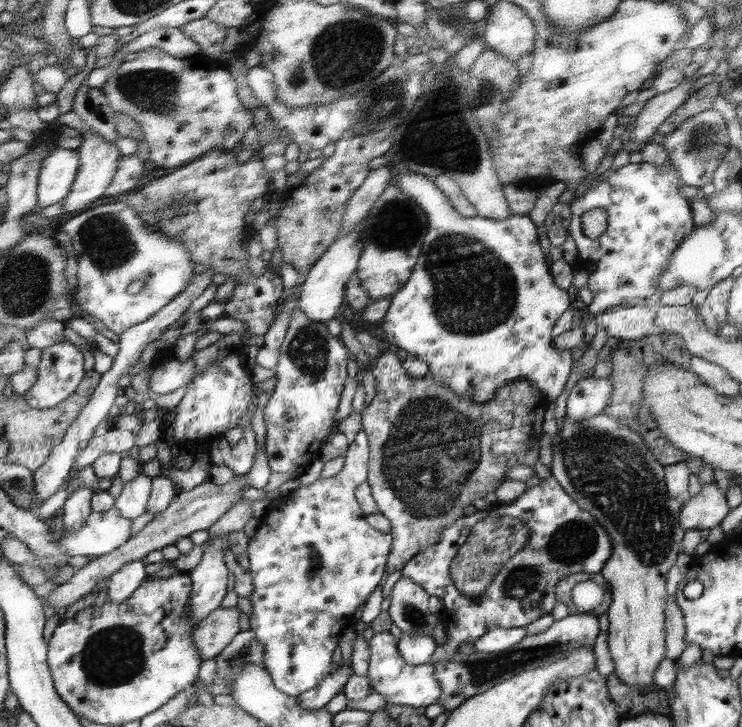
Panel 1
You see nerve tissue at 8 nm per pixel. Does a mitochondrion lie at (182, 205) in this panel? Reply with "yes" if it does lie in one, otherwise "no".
yes

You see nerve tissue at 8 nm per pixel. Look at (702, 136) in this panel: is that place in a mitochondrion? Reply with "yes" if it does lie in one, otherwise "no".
yes

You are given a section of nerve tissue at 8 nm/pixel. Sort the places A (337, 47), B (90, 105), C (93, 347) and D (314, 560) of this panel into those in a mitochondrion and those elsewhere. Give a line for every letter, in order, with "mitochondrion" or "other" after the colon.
A: mitochondrion
B: other
C: other
D: mitochondrion

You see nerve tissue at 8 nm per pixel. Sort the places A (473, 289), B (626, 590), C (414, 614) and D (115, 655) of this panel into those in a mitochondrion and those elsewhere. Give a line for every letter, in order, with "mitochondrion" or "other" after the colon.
A: mitochondrion
B: other
C: mitochondrion
D: mitochondrion

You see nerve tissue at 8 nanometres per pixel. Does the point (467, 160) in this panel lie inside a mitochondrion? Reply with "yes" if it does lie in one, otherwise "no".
yes

